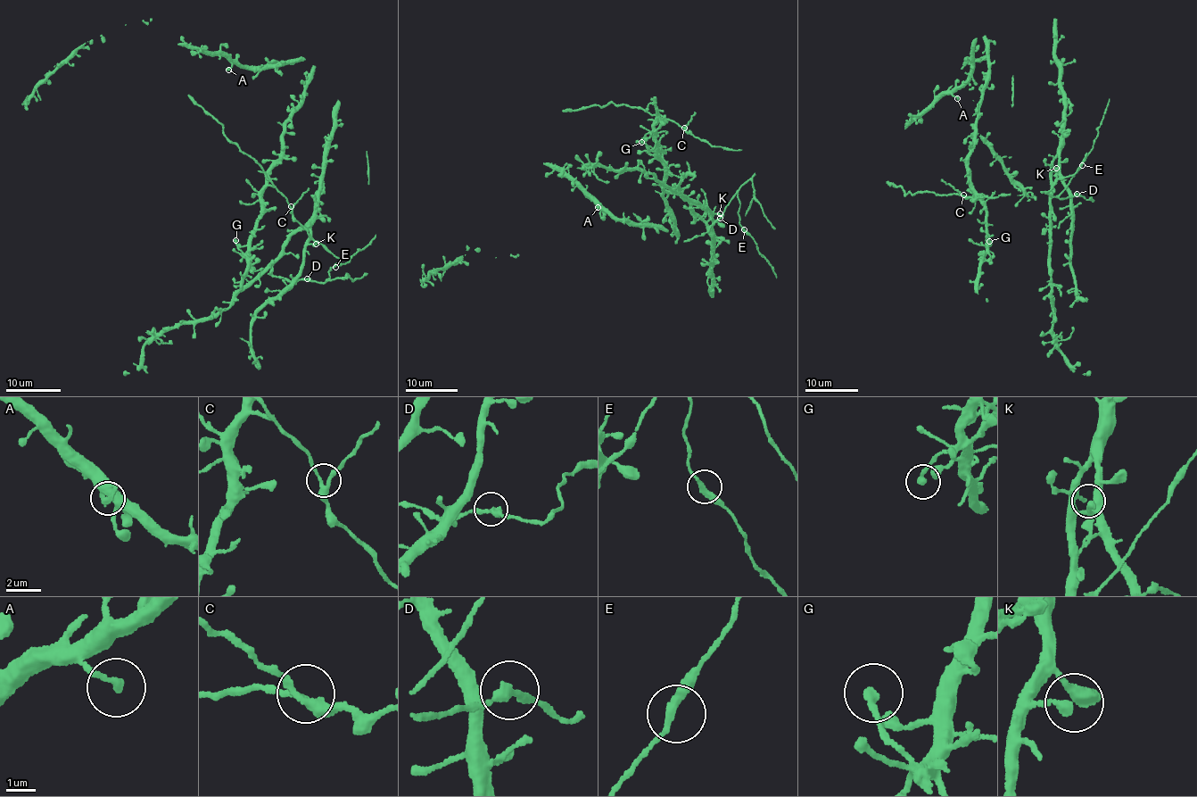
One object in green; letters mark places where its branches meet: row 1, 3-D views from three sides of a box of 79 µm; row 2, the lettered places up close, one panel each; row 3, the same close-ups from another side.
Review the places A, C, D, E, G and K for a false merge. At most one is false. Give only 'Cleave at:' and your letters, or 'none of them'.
Cleave at: none of them

